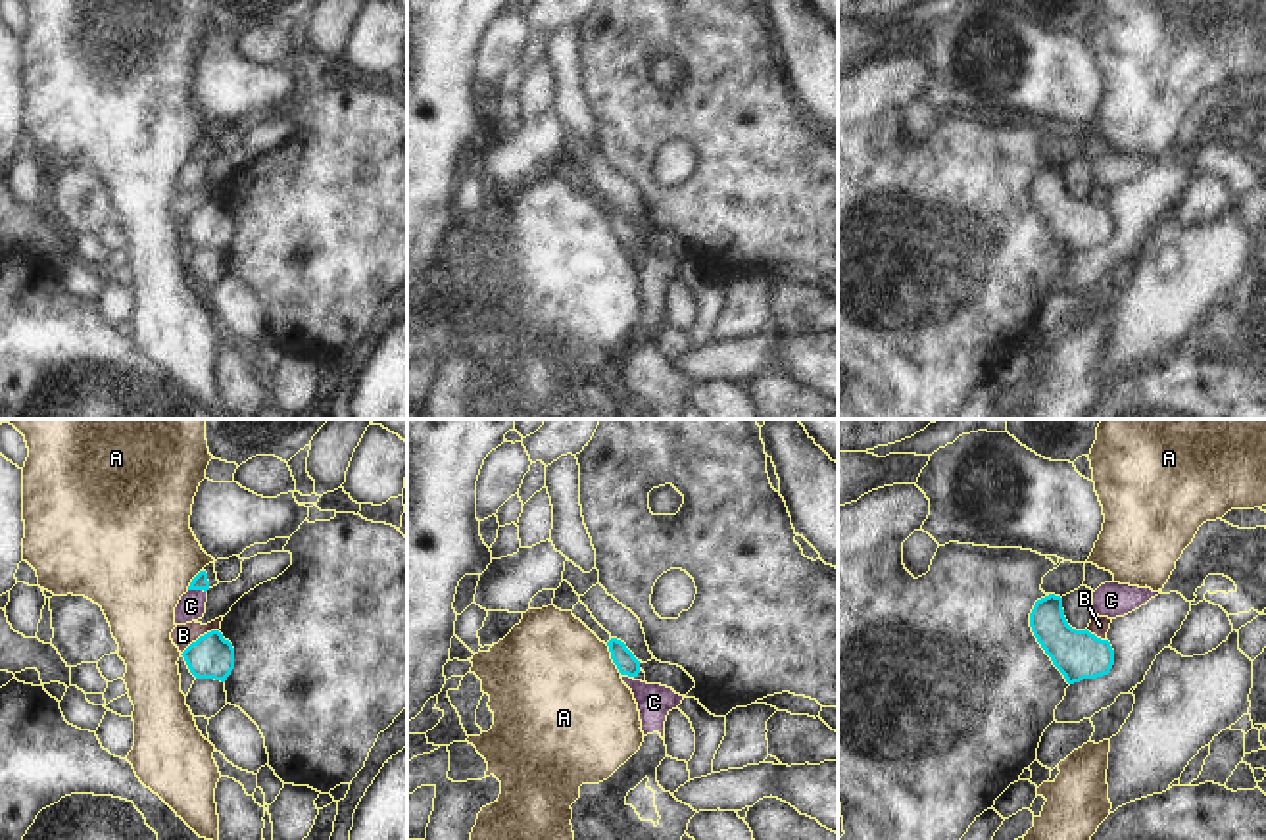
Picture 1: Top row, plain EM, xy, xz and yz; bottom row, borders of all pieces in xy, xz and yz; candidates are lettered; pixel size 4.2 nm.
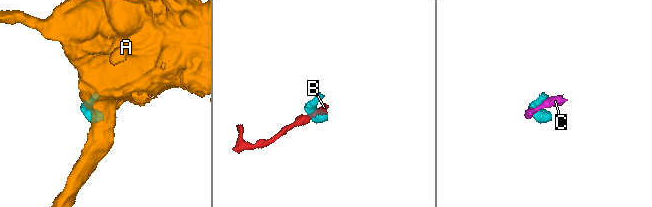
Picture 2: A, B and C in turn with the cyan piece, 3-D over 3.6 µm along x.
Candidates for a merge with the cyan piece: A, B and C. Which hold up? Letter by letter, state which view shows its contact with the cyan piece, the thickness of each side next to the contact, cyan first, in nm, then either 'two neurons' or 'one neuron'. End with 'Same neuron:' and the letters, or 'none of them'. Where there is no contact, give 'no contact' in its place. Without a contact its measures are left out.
A: meets cyan in xz; 90 nm thick on the cyan side, 500 nm on the other; two neurons
B: meets cyan in xy; 180 nm thick on the cyan side, 100 nm on the other; two neurons
C: meets cyan in xy; 70 nm thick on the cyan side, 120 nm on the other; two neurons
Same neuron: none of them

